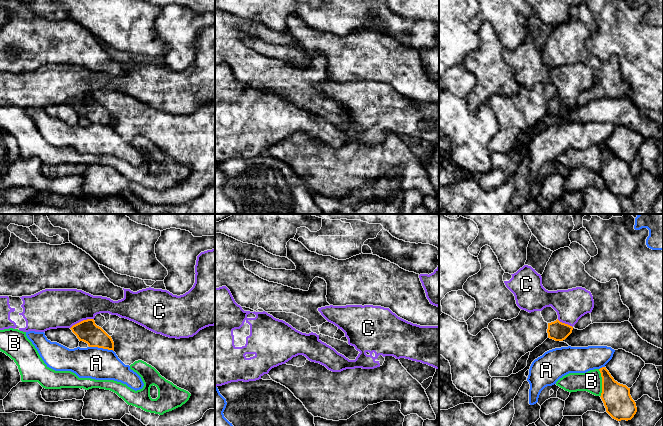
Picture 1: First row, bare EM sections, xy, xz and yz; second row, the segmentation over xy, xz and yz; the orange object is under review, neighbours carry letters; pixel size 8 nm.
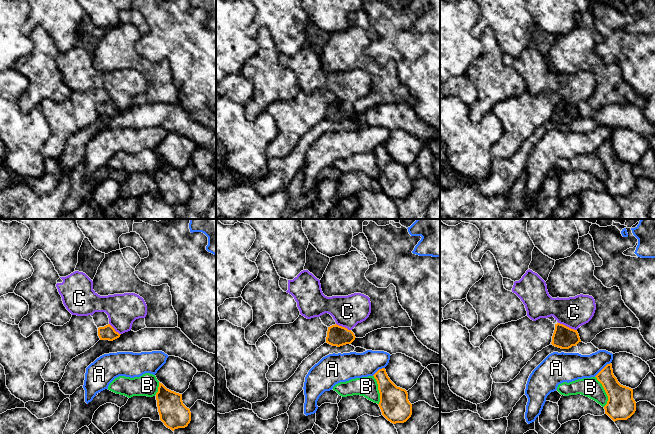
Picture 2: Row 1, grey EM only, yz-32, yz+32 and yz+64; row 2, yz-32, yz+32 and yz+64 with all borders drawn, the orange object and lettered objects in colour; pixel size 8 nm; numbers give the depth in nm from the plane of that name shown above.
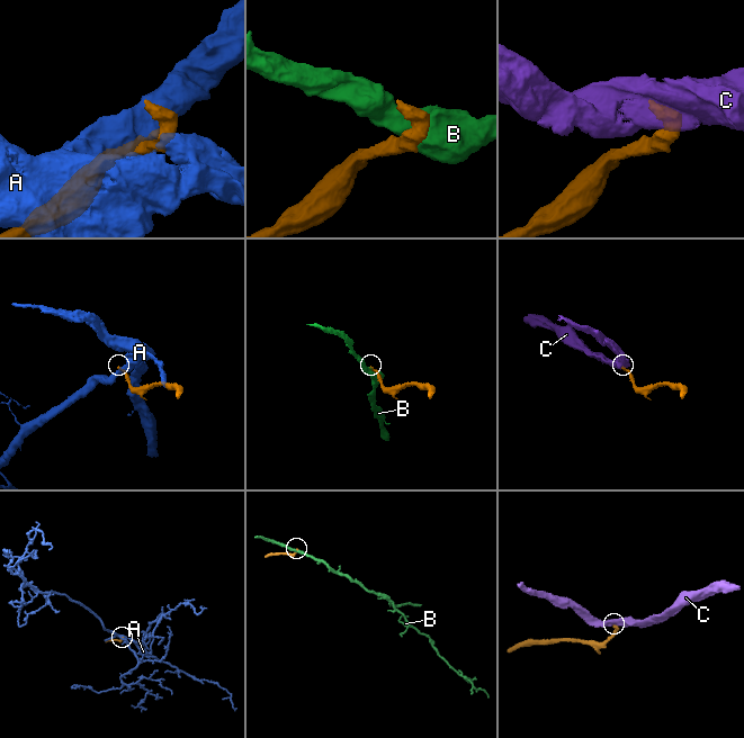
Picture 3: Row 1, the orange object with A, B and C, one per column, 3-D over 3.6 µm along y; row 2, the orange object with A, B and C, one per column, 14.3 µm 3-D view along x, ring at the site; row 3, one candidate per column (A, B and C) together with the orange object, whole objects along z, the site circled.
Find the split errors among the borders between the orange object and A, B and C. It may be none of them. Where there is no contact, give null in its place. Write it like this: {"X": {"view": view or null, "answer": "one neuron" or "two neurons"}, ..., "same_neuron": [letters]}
{"A": {"view": "xy", "answer": "two neurons"}, "B": {"view": "yz", "answer": "two neurons"}, "C": {"view": "xy", "answer": "one neuron"}, "same_neuron": ["C"]}

